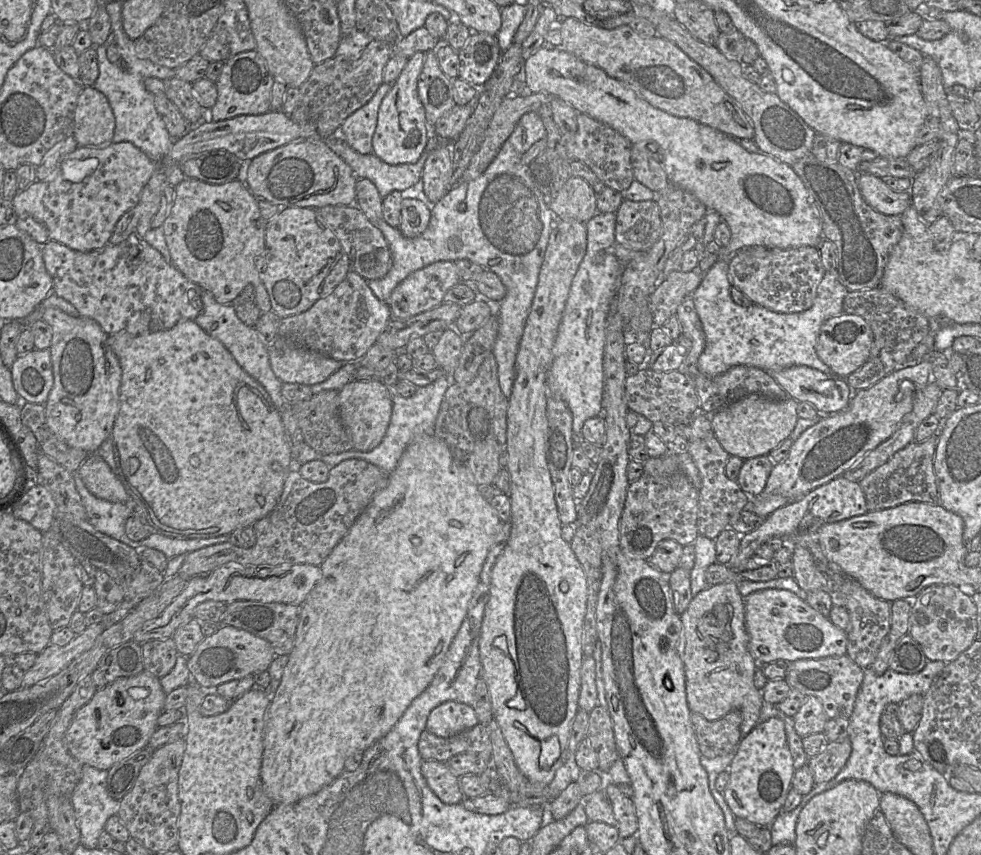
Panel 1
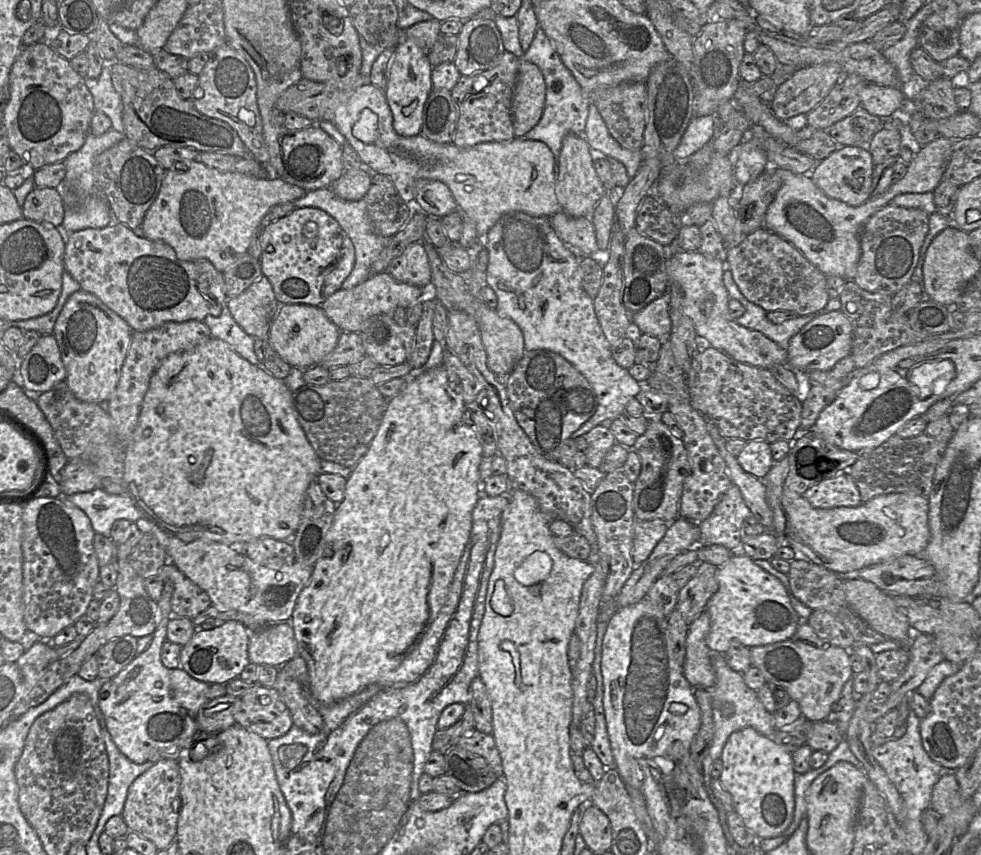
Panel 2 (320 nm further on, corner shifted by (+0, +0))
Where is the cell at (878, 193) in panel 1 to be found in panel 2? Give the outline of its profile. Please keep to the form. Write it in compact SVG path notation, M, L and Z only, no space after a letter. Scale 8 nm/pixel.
M839 146L825 159L818 161L809 173L817 187L827 196L851 206L859 206L871 198L874 162L869 150L861 146Z

